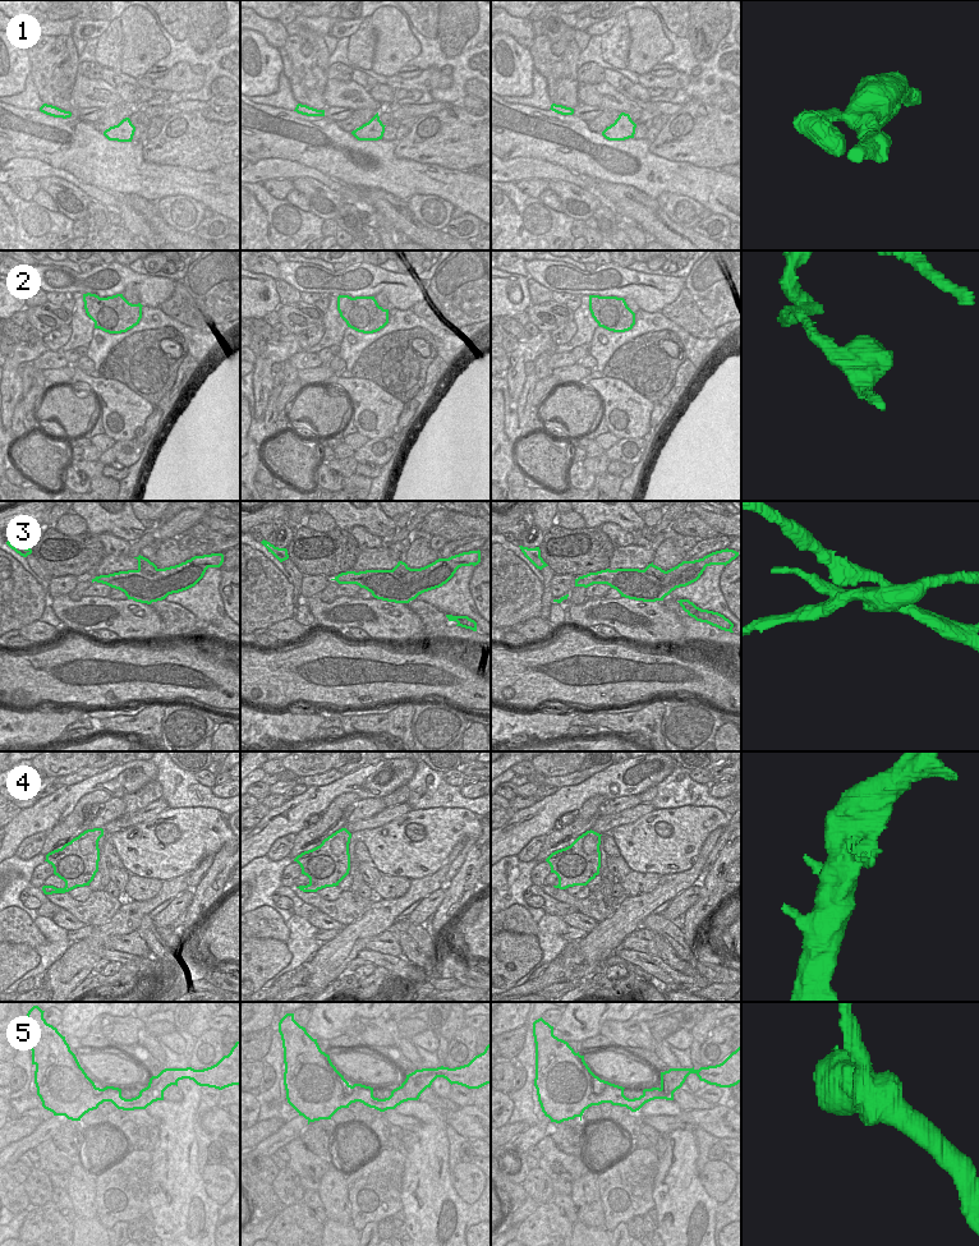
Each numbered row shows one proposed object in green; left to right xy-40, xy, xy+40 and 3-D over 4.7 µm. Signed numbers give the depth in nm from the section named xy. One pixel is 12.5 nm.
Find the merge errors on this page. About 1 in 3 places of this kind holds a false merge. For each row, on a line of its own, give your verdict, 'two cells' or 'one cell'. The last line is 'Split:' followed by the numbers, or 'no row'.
1: one cell
2: one cell
3: two cells
4: one cell
5: one cell
Split: 3

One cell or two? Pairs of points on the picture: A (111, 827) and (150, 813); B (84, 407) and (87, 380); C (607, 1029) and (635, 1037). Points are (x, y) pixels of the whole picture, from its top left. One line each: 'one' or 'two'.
A: one
B: two
C: one

